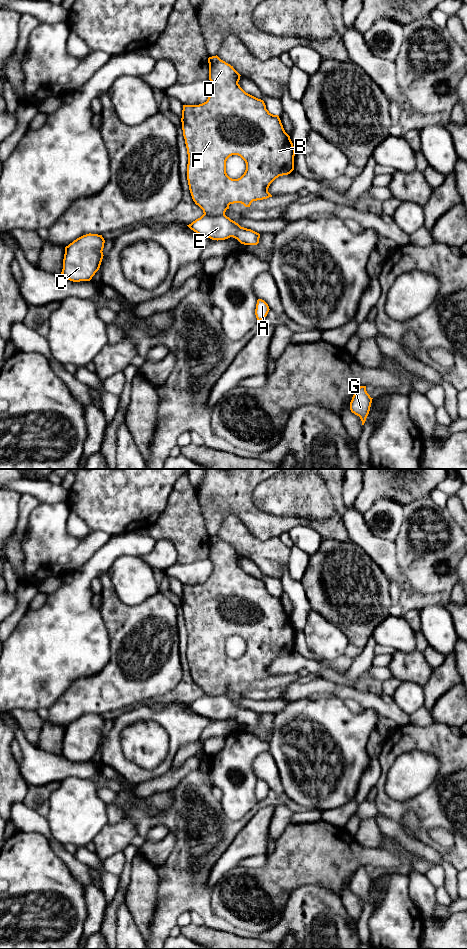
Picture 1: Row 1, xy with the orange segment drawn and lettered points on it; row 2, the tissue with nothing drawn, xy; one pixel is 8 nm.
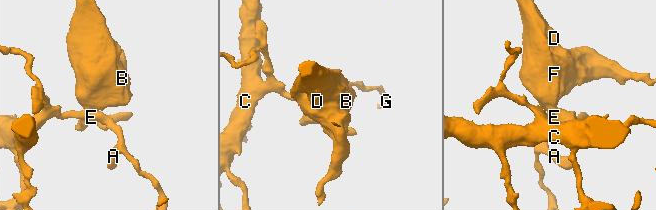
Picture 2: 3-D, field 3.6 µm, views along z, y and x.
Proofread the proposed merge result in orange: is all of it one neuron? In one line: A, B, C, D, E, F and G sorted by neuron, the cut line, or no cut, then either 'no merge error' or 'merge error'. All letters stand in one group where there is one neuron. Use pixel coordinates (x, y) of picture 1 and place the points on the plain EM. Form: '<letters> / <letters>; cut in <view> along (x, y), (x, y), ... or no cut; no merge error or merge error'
A C E G / B D F; cut in xy along (204, 693), (209, 695), (224, 694); merge error

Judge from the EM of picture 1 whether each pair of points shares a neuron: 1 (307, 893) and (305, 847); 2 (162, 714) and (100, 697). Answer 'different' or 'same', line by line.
1: different
2: different

